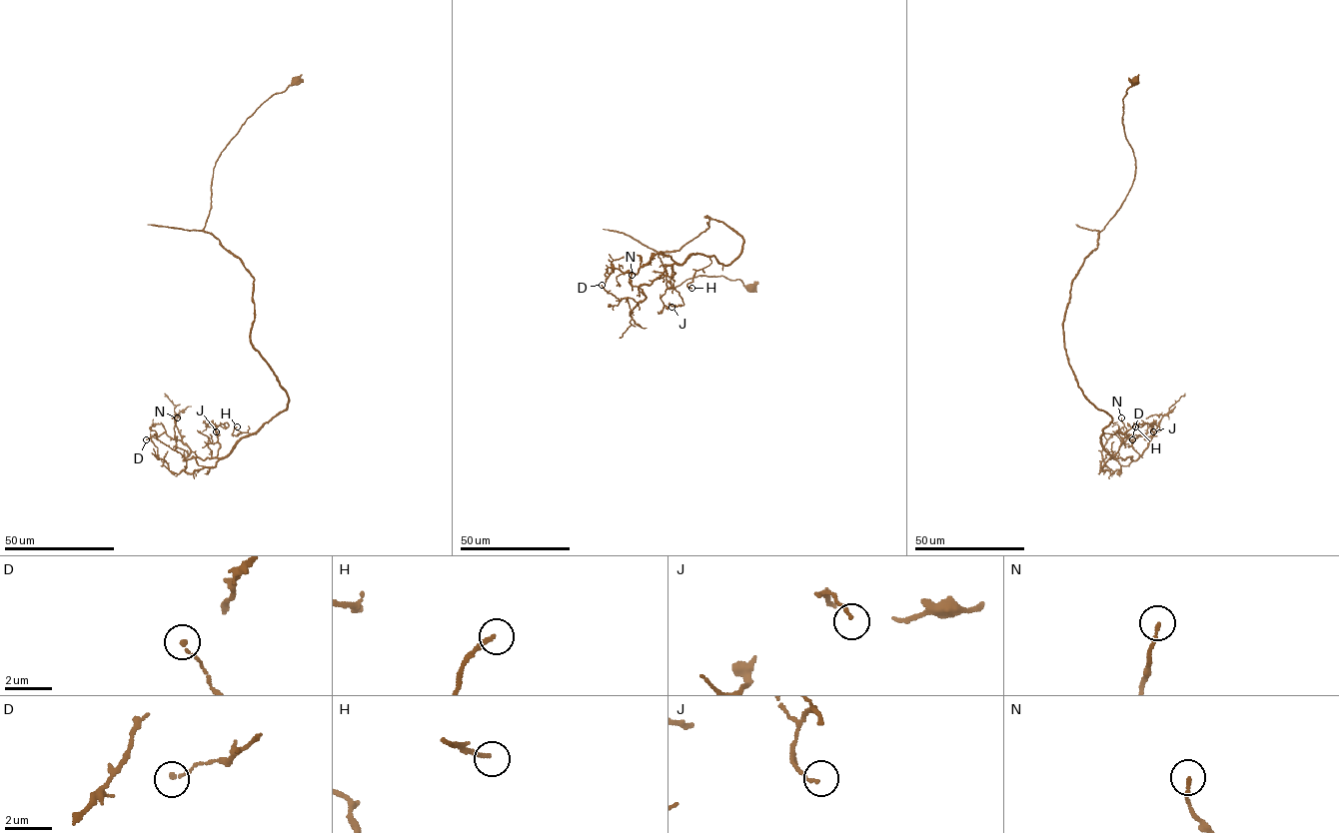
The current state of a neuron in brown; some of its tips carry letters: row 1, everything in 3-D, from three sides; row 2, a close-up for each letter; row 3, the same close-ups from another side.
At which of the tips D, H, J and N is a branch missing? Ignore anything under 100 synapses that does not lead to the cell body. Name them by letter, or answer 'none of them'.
none of them

